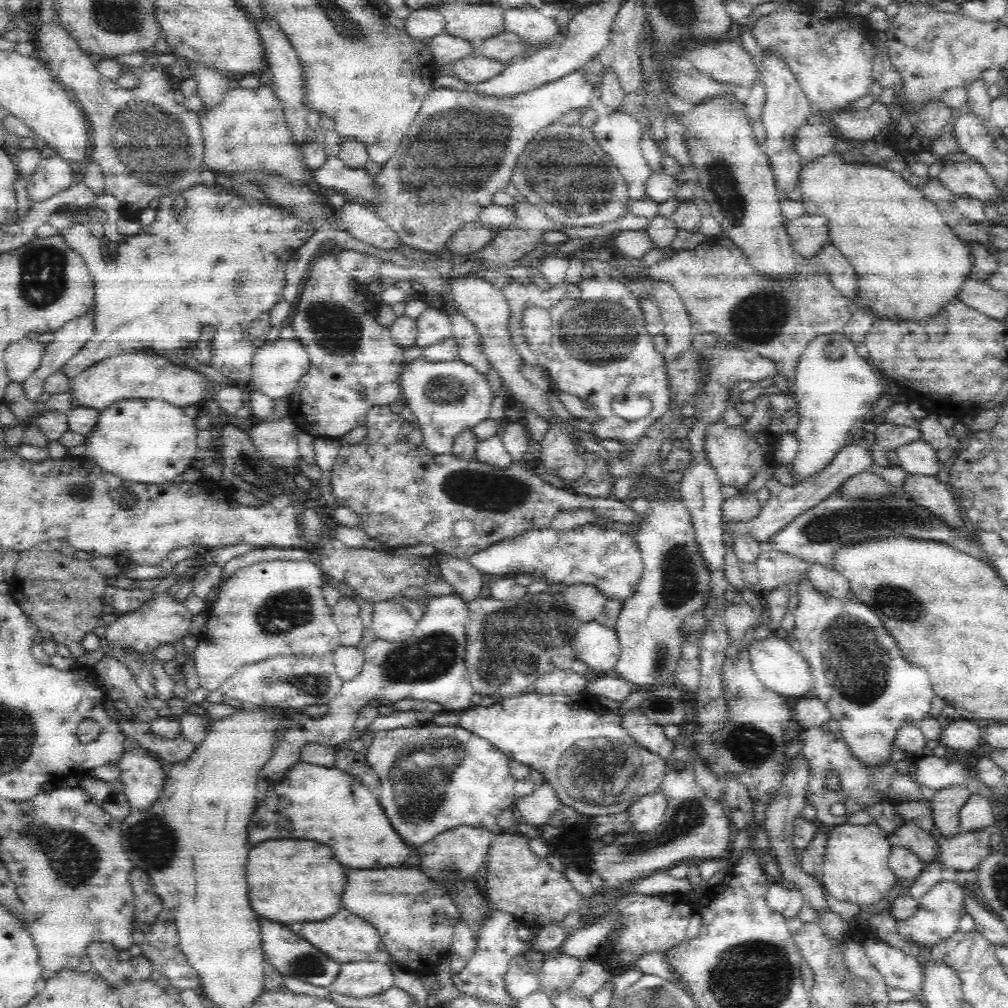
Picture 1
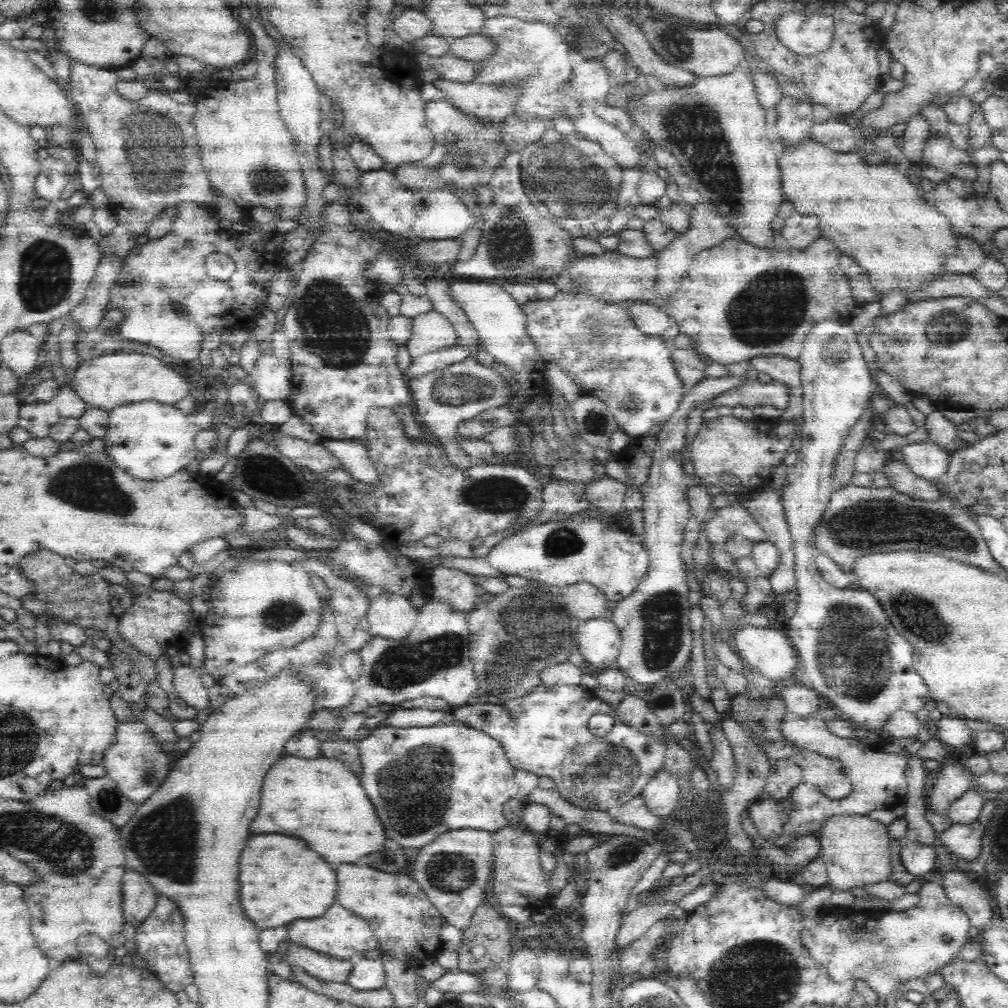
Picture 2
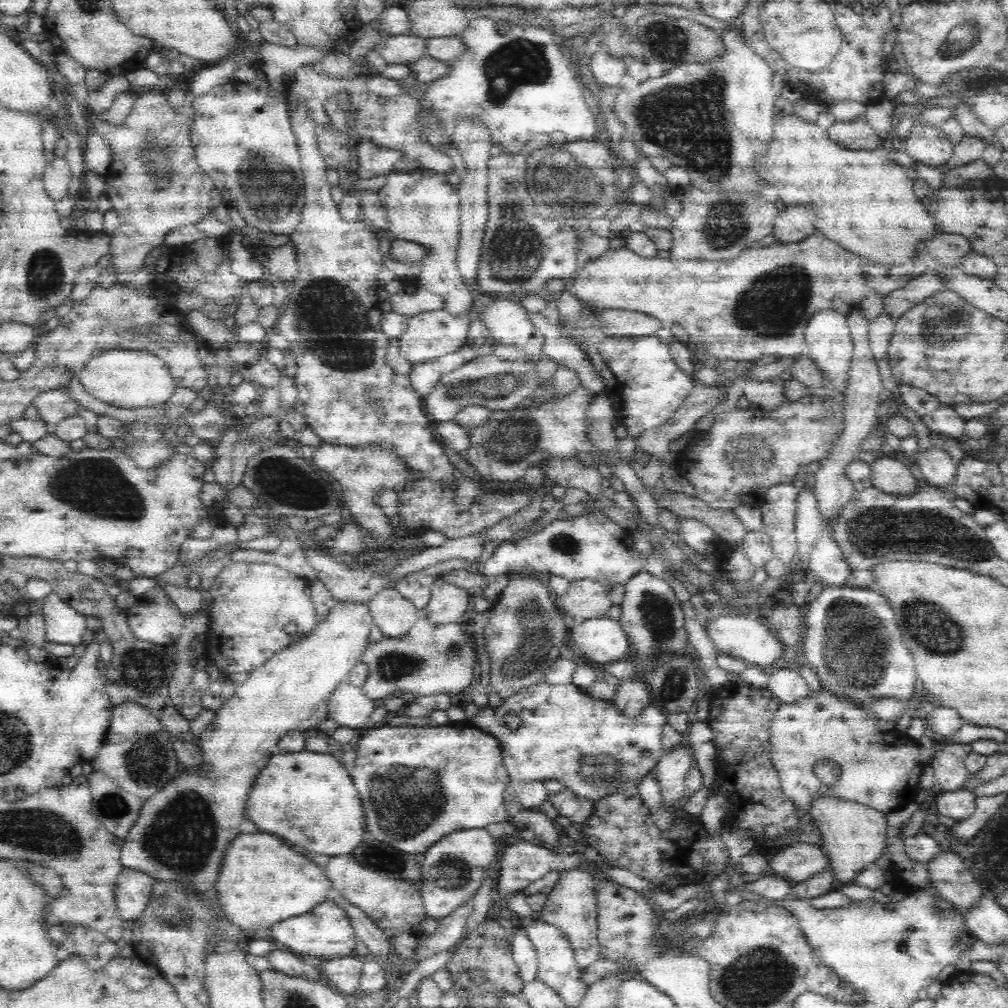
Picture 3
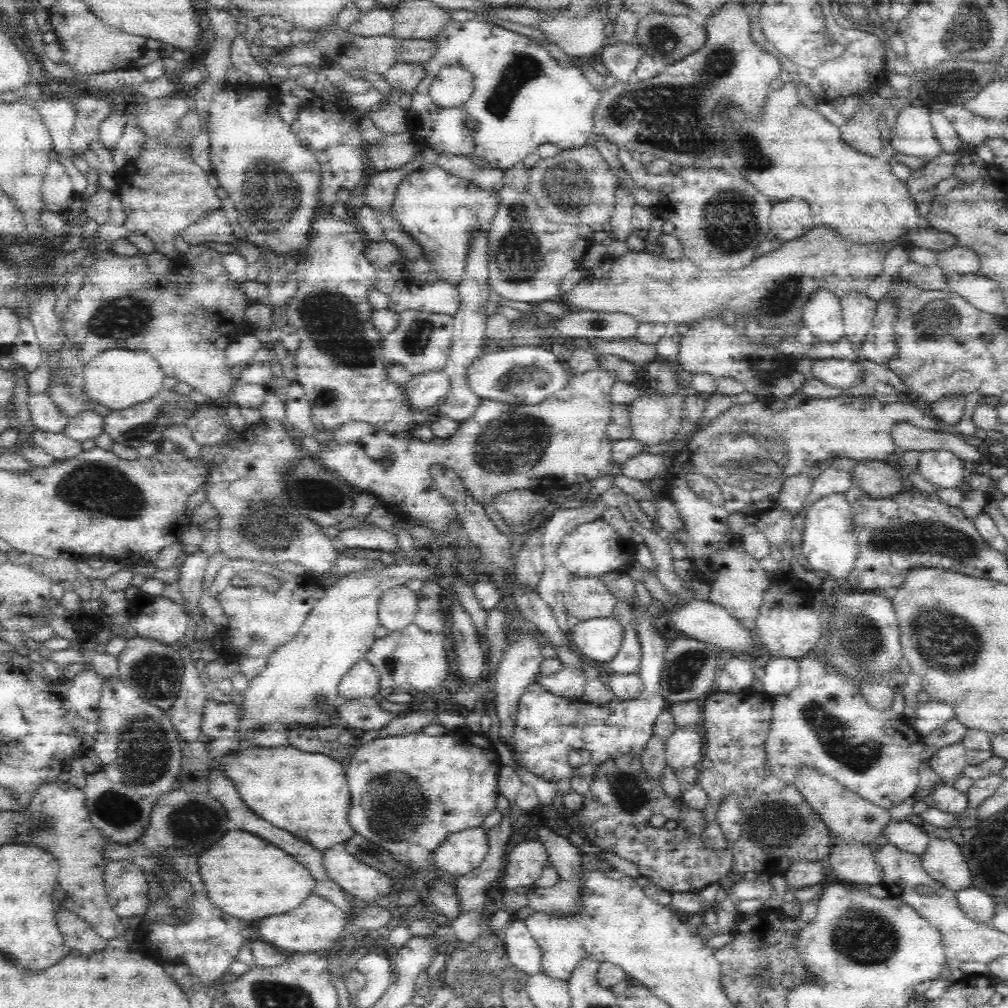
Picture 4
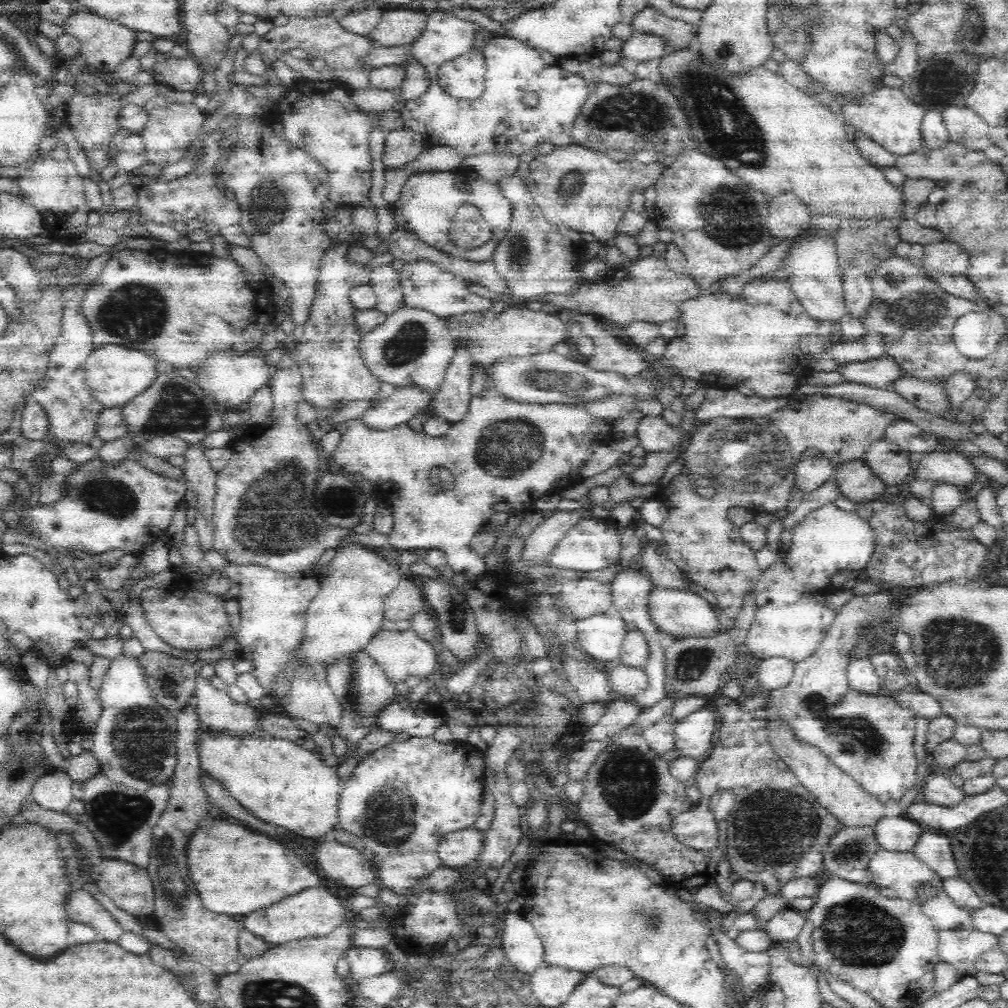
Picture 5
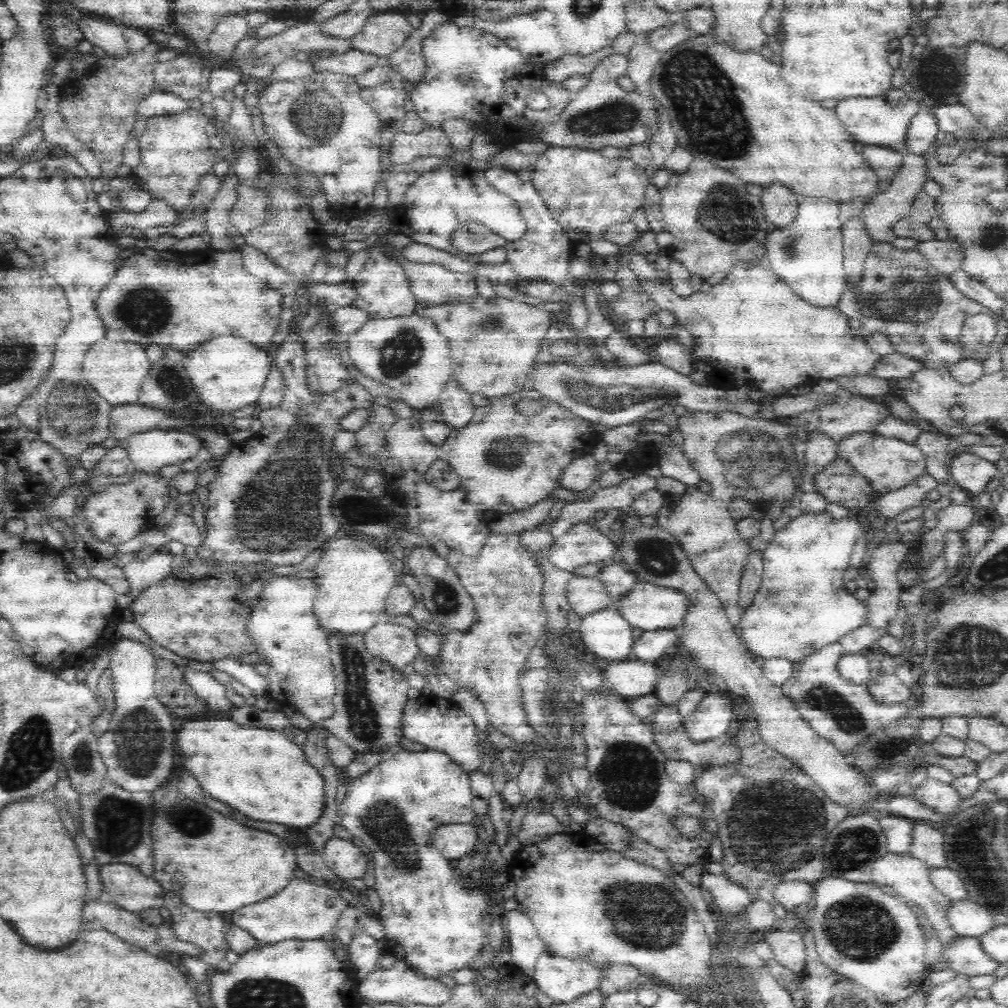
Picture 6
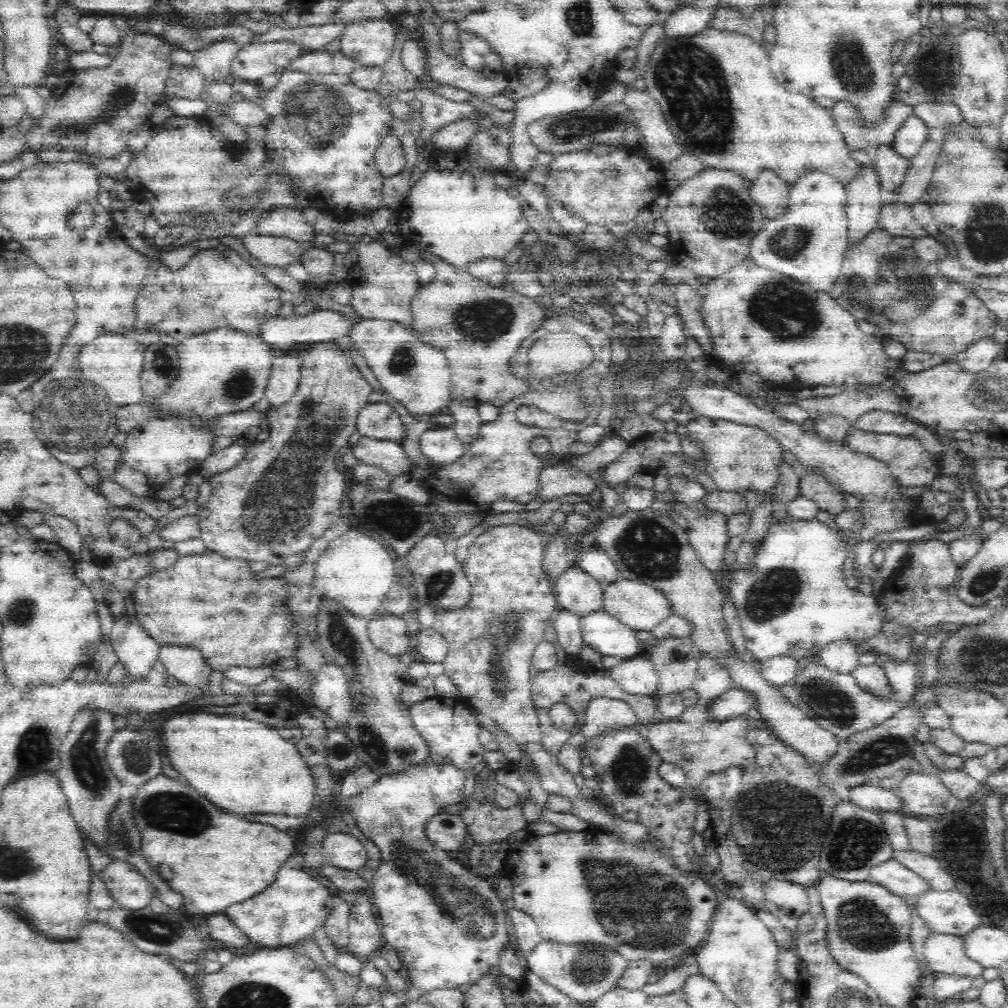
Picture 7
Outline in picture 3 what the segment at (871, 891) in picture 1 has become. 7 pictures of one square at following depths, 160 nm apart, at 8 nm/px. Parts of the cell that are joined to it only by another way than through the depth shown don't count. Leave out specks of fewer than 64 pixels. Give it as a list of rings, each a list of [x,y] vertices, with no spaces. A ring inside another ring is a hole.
[[[833,794],[814,797],[810,802],[809,814],[821,833],[821,849],[830,861],[829,870],[837,885],[845,885],[858,871],[876,862],[884,853],[889,828],[888,814]]]

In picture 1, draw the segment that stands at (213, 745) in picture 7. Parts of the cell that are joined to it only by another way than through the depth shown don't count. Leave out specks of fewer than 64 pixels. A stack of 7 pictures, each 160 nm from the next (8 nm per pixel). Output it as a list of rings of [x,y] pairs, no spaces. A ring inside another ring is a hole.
[[[302,761],[288,769],[282,782],[276,783],[264,796],[264,800],[257,804],[253,818],[249,824],[249,842],[252,846],[274,838],[274,836],[290,836],[300,840],[316,840],[326,844],[334,856],[334,860],[348,868],[376,868],[396,867],[408,858],[408,848],[402,844],[398,834],[392,830],[390,822],[386,820],[378,800],[366,786],[358,786],[358,781],[350,774],[340,769],[327,766],[308,764]]]

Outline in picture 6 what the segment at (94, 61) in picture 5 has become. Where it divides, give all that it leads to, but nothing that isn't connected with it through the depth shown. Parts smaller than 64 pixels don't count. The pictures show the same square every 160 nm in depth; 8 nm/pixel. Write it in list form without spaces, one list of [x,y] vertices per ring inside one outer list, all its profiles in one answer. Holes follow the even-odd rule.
[[[85,16],[78,21],[78,25],[84,33],[84,39],[102,55],[124,56],[129,51],[127,38],[120,26]]]

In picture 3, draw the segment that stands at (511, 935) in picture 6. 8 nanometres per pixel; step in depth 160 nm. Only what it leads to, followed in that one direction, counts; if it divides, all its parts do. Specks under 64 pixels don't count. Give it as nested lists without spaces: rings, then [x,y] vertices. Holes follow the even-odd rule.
[[[520,927],[510,938],[511,953],[518,967],[520,979],[524,986],[526,983],[534,982],[537,979],[538,959],[535,946],[529,939],[527,929]]]

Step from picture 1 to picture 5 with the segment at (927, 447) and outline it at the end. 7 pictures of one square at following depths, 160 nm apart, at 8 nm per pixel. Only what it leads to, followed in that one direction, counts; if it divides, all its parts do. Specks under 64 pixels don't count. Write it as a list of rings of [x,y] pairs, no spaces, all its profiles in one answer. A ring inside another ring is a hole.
[[[940,450],[921,458],[912,477],[923,482],[942,480],[967,489],[978,478],[978,472],[978,467],[970,456],[956,450]]]

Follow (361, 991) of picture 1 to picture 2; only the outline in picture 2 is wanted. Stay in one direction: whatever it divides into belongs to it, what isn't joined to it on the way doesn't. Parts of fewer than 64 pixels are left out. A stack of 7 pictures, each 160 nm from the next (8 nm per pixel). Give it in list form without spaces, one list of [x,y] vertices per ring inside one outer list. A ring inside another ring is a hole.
[[[357,958],[346,983],[356,990],[382,989],[385,983],[382,963],[378,959]]]

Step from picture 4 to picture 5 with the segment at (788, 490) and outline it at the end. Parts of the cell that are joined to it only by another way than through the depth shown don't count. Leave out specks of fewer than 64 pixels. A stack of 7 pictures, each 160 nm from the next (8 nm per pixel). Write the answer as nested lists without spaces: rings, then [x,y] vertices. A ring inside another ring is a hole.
[[[823,453],[801,457],[792,475],[793,483],[804,493],[812,492],[833,478],[835,467],[830,457]]]

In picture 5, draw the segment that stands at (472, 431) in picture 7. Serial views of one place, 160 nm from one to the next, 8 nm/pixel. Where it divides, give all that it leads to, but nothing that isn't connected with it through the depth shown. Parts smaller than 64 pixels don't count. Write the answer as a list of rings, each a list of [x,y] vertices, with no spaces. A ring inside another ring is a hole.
[[[462,341],[456,345],[456,350],[442,386],[430,402],[430,408],[436,416],[452,425],[461,422],[468,414],[473,397],[470,393],[472,359]]]

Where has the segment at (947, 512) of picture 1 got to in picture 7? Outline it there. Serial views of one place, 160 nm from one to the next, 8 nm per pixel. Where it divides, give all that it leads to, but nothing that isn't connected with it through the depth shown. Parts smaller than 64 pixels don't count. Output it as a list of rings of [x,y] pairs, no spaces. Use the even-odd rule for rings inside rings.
[[[812,472],[800,477],[799,495],[811,500],[818,510],[832,512],[834,516],[845,511],[844,494],[823,480],[821,472]]]

